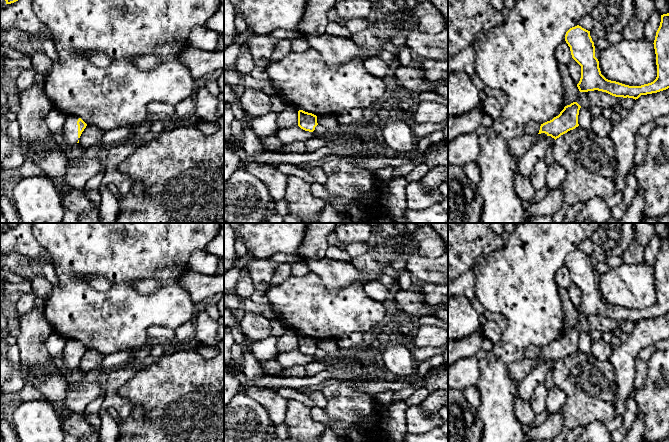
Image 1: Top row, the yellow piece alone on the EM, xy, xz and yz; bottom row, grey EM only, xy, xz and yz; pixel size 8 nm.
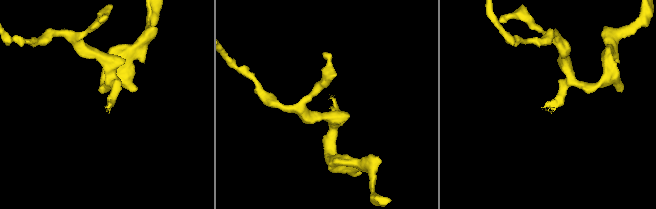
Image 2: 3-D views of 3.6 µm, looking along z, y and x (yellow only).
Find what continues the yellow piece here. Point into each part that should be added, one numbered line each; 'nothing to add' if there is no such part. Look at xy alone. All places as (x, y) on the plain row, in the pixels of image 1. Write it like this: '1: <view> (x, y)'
1: xy (70, 354)

